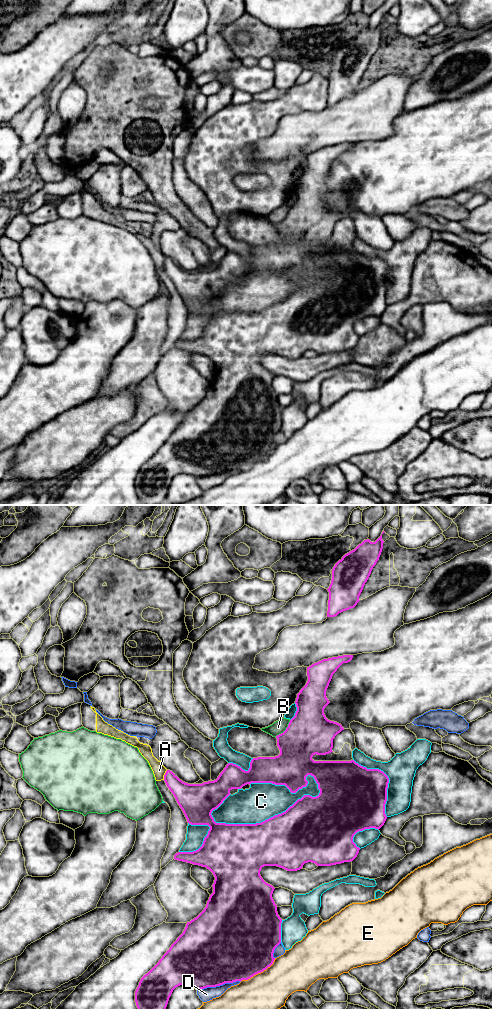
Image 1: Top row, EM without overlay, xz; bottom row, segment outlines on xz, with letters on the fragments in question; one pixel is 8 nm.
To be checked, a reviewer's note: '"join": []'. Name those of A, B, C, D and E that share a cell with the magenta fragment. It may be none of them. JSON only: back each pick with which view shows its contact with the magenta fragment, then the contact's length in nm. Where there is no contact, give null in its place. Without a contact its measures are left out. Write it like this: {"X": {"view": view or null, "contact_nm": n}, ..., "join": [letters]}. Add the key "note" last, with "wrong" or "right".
{"join": [], "note": "right"}

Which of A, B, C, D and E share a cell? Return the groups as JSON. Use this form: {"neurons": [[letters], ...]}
{"neurons": [["A"], ["B"], ["C"], ["D"], ["E"]]}

